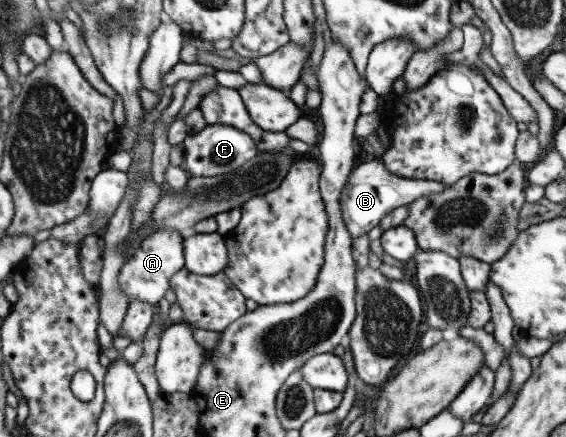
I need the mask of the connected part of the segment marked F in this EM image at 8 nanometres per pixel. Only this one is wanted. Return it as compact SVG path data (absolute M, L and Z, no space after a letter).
M225 123L205 124L204 128L194 136L185 137L183 142L184 172L187 177L212 177L236 171L258 153L255 143L244 132Z

